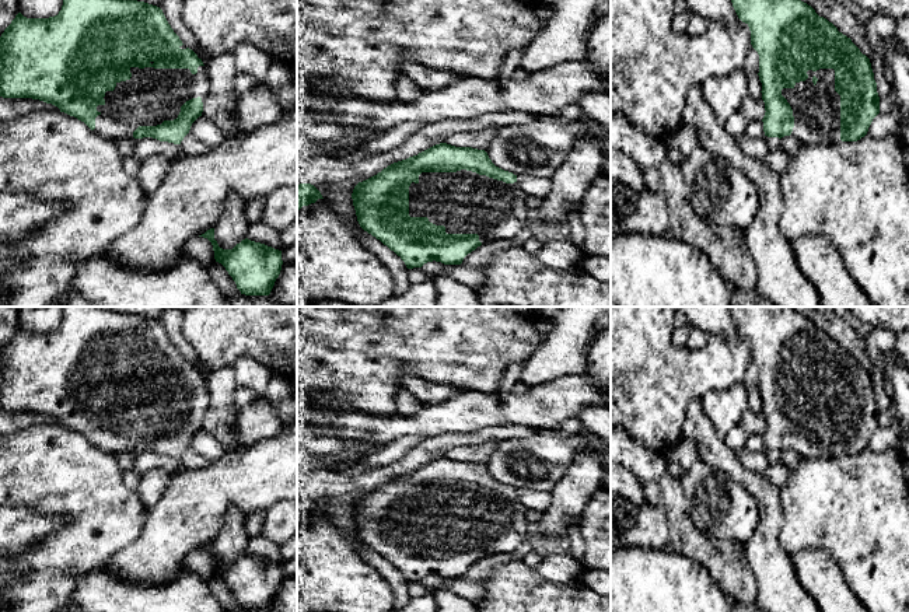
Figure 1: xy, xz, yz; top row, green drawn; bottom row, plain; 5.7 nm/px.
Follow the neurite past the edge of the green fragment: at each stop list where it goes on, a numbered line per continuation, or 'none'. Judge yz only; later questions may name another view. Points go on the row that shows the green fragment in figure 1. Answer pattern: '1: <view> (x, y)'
1: yz (815, 108)

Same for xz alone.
1: xz (464, 202)

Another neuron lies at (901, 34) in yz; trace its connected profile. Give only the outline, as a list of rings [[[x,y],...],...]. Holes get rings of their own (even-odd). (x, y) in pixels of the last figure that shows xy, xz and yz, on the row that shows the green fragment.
[[[909,17],[896,20],[896,28],[892,35],[909,55]]]

